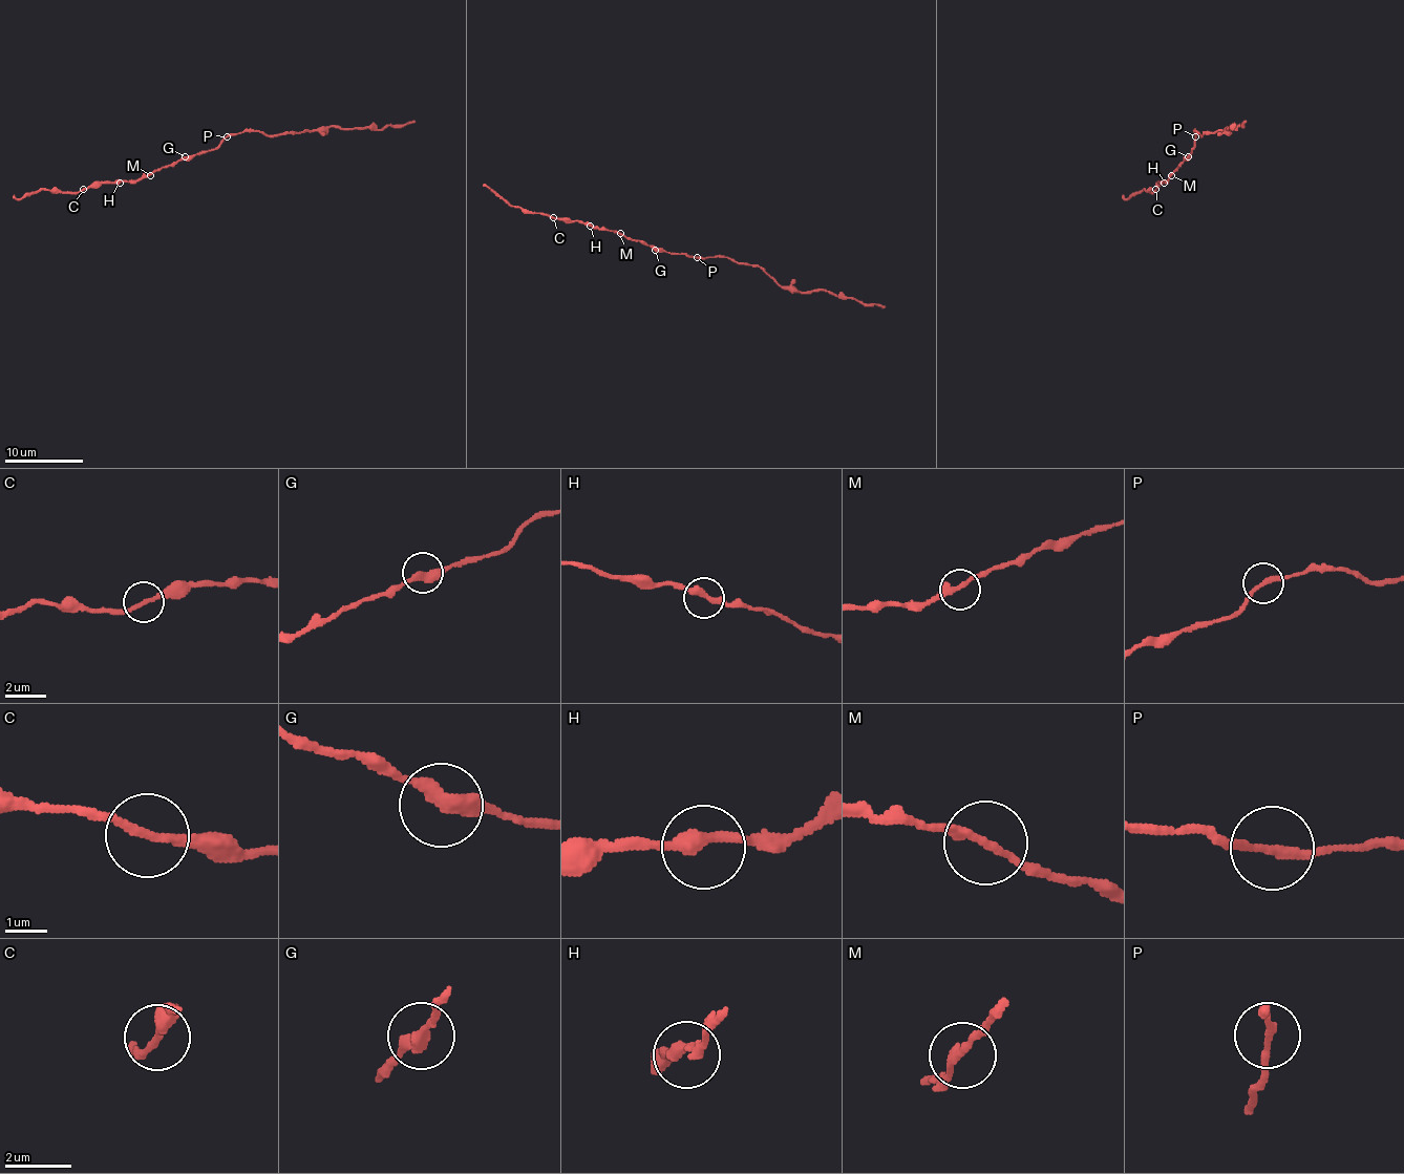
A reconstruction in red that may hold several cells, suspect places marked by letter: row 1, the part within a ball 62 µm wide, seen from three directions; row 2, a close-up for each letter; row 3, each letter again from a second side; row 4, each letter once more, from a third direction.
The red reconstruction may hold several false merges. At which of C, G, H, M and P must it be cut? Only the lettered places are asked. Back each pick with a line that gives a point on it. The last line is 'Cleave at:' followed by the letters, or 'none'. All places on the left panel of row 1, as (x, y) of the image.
P: place (227, 136)
Cleave at: P

